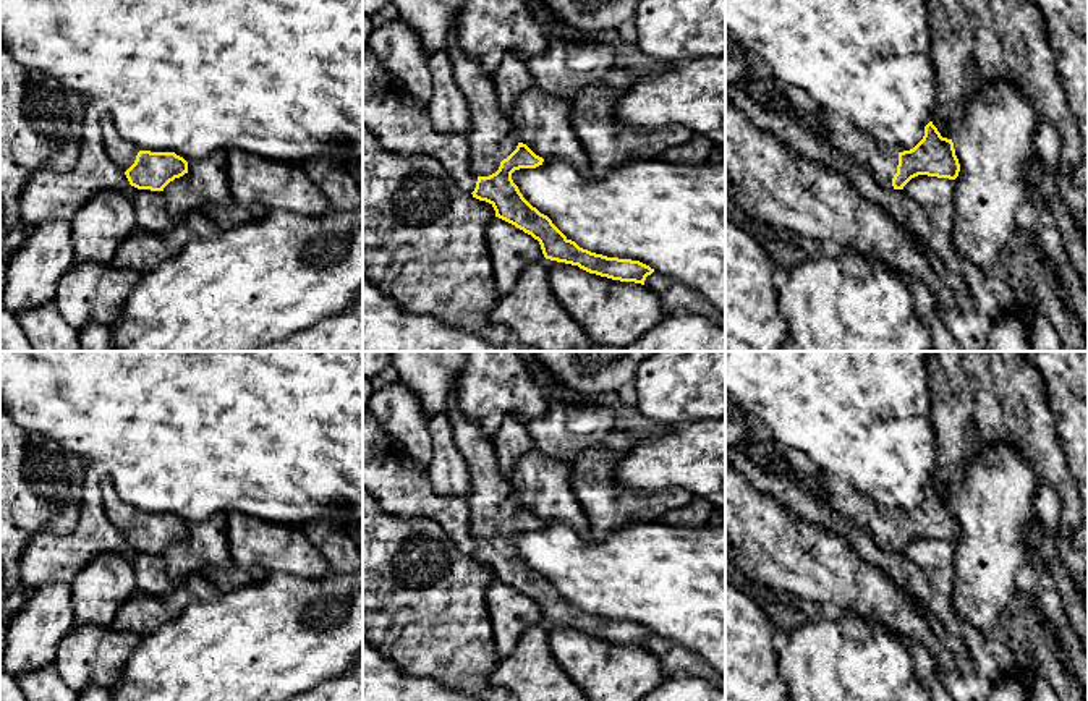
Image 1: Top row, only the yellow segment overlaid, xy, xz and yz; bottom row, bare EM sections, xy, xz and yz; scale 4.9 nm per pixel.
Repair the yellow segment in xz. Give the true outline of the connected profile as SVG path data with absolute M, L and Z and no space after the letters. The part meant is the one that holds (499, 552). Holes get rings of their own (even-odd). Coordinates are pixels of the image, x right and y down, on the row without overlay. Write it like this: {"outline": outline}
{"outline": "M458 385L448 395L447 416L470 476L466 502L471 534L478 541L473 560L489 565L495 580L538 602L546 622L578 628L612 643L644 648L654 631L640 623L607 620L580 610L523 560L512 536L536 531L544 521L518 502L518 491L512 479L502 476L494 442L481 424L463 416L458 406Z"}

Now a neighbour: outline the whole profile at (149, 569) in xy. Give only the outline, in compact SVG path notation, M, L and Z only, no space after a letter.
M139 552L133 559L136 591L160 597L175 589L172 584L162 554Z

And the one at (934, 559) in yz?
M918 537L902 554L921 570L933 591L950 597L955 576L954 542Z

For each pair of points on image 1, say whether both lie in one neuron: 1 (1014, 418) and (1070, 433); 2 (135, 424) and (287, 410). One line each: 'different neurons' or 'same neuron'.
1: different neurons
2: same neuron

